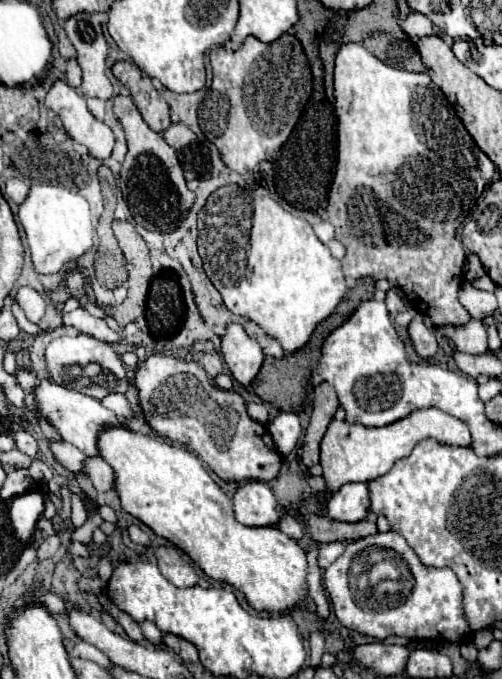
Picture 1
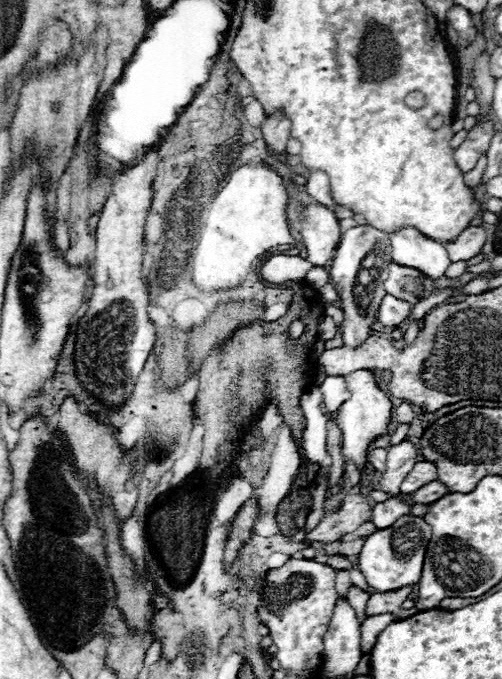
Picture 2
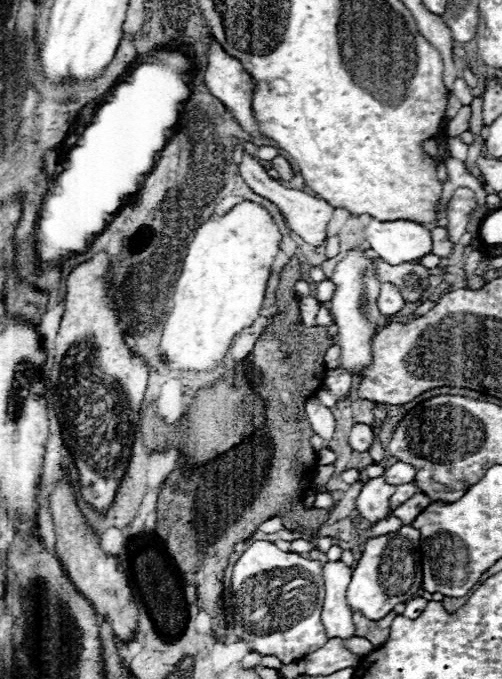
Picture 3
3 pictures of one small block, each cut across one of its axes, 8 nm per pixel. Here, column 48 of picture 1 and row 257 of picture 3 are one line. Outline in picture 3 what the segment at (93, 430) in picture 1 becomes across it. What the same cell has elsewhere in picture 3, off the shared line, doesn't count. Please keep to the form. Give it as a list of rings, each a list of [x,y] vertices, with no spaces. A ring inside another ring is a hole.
[[[370,218],[370,224],[364,228],[364,240],[388,264],[414,262],[432,254],[430,228],[412,220],[378,222]]]

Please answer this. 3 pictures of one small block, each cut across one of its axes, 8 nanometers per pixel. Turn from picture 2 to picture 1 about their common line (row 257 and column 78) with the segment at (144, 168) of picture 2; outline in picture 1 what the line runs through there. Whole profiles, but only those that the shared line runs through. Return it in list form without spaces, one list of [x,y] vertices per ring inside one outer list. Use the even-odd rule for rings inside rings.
[[[58,80],[46,96],[46,106],[60,116],[64,130],[82,146],[86,146],[94,158],[110,158],[114,148],[114,134],[104,122],[90,114],[82,94],[78,94],[66,82]]]

